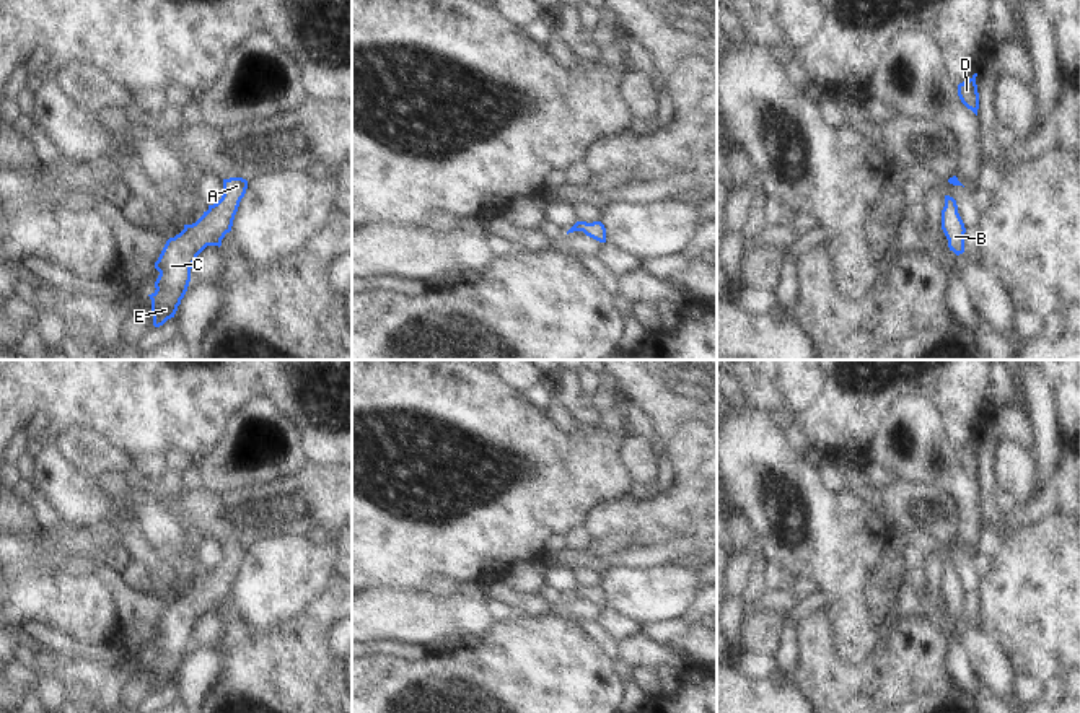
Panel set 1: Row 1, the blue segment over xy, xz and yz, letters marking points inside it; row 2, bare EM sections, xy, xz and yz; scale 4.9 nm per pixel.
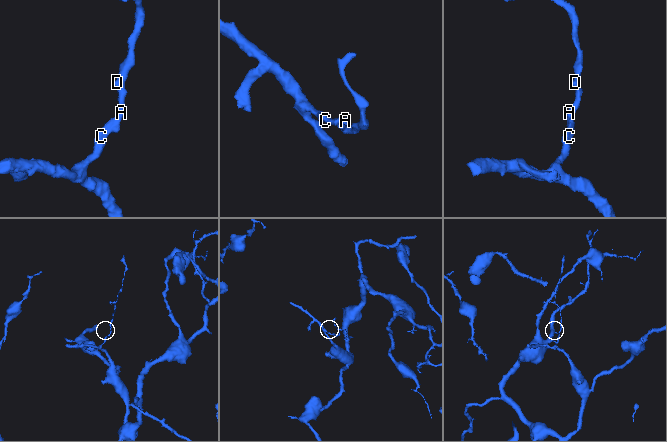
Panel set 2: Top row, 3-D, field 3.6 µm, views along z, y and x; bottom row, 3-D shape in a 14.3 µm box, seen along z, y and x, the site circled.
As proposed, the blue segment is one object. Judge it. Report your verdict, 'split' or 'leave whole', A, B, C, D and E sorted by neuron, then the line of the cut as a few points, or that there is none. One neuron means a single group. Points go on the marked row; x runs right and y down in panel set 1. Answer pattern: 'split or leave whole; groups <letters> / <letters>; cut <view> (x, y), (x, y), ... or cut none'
leave whole; groups A B C D E; cut none

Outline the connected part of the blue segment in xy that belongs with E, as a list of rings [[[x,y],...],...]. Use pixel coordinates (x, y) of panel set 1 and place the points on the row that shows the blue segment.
[[[243,177],[223,179],[222,199],[209,205],[209,210],[192,225],[184,225],[184,230],[169,238],[155,262],[160,272],[155,282],[155,291],[150,296],[153,311],[153,326],[160,327],[168,319],[174,317],[181,300],[184,298],[191,269],[197,256],[207,246],[222,246],[222,239],[231,231],[239,202],[248,189],[248,181]]]

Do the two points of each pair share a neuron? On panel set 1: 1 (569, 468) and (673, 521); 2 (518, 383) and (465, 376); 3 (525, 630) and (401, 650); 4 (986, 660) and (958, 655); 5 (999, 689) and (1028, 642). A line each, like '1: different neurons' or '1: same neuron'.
1: different neurons
2: different neurons
3: different neurons
4: different neurons
5: different neurons

